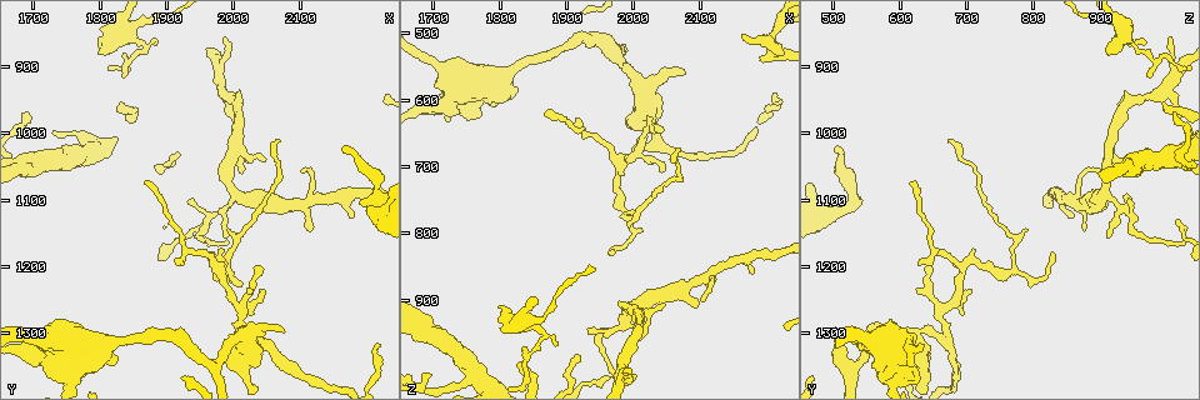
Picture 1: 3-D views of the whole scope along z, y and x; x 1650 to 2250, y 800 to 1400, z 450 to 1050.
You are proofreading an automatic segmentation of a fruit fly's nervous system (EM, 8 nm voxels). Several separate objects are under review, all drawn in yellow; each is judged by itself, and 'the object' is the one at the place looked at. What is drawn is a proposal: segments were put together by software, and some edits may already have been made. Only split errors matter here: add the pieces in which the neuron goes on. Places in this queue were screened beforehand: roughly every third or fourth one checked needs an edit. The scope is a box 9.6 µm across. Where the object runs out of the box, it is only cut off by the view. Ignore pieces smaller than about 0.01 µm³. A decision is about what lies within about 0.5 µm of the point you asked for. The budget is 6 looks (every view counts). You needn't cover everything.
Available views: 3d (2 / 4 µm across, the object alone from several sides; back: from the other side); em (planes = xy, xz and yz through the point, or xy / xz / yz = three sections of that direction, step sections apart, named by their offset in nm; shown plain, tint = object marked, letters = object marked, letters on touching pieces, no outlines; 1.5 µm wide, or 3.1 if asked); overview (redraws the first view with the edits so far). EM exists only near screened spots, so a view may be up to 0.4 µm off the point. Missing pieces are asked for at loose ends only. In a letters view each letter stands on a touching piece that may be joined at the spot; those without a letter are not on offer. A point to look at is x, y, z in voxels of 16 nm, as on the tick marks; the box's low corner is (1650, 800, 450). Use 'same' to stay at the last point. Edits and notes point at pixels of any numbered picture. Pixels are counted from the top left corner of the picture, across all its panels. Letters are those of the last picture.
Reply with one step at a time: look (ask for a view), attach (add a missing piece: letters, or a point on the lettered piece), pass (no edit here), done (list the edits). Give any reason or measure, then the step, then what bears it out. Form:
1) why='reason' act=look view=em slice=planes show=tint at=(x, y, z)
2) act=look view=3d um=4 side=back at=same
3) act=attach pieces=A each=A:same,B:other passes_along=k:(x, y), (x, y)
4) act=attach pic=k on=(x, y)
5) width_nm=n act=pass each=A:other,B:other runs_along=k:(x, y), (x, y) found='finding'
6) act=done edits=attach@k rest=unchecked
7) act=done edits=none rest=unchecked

why='branch stops here' act=look view=3d um=4 at=(1800, 875, 910)

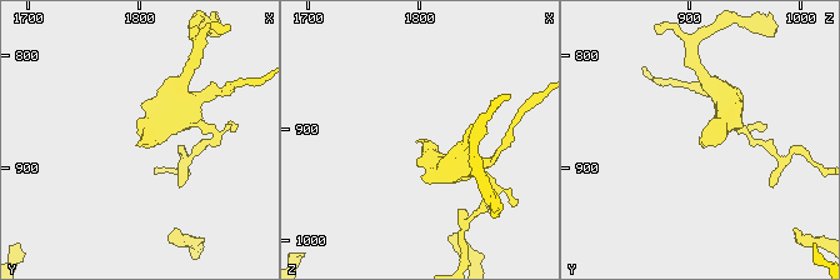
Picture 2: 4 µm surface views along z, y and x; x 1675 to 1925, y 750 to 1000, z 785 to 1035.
act=look view=em slice=planes show=letters at=(1800, 880, 910)

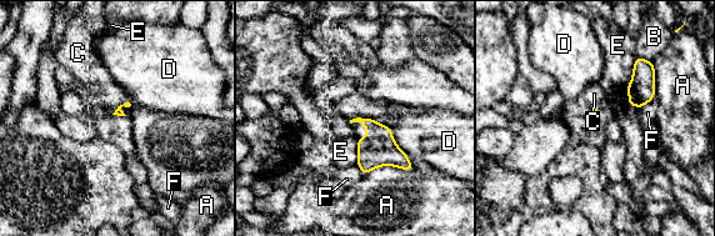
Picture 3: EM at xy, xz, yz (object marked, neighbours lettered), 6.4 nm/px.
act=pass each=A:other,B:other,C:other,D:other,E:other,F:other found='no lettered piece goes on from it'

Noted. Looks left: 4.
act=look view=em slice=planes show=tint at=(1830, 955, 995)

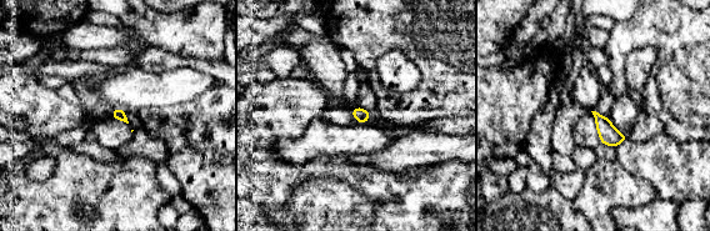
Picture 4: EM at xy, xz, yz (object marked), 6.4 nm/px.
act=look view=em slice=planes show=letters at=same

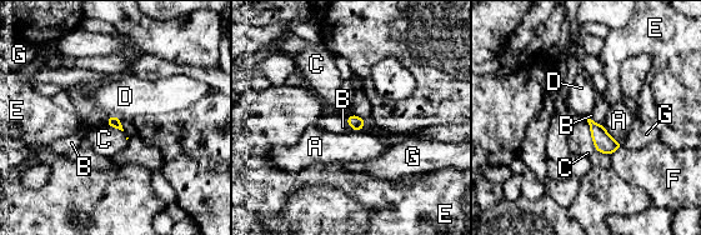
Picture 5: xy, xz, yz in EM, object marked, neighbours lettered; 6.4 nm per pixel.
act=attach pieces=C each=A:other,B:other,C:same,D:other,E:other,F:other,G:other passes_along=5:(604, 143), (591, 135), (579, 139) found='it goes on there'

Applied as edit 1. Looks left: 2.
why='see it whole again' act=look view=overview

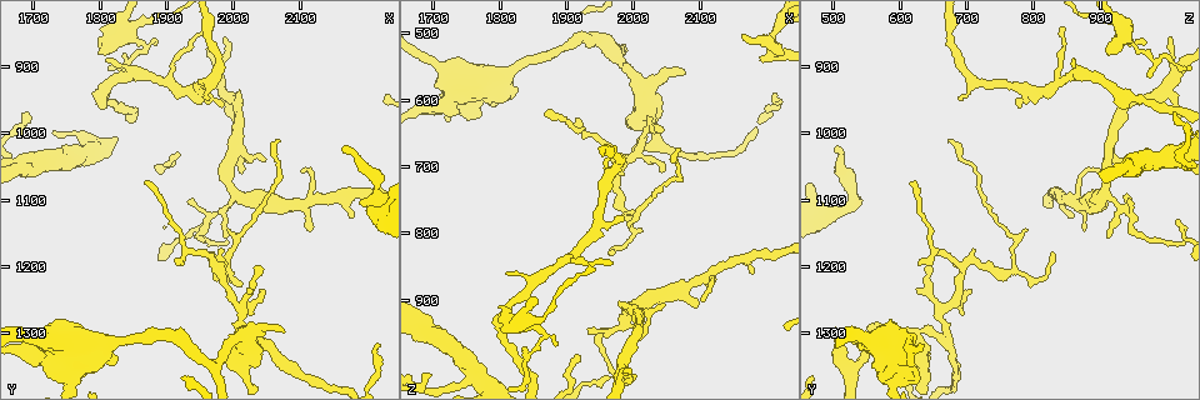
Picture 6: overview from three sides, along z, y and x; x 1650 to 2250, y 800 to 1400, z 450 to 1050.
why='free end' act=look view=em slice=planes show=letters at=(2165, 1020, 505)

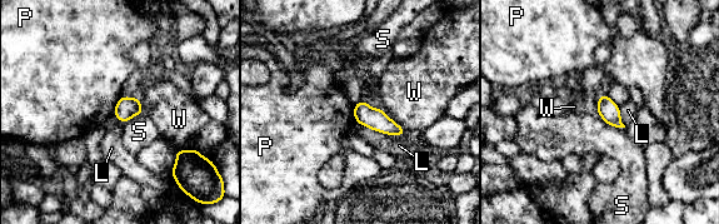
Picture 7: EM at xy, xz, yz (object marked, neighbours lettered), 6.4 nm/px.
width_nm=120 act=pass each=L:other,P:other,S:other,W:other border=7:(121, 96), (113, 113) found='none of them fits'

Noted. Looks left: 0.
act=done edits=attach@5 rest=unchecked

